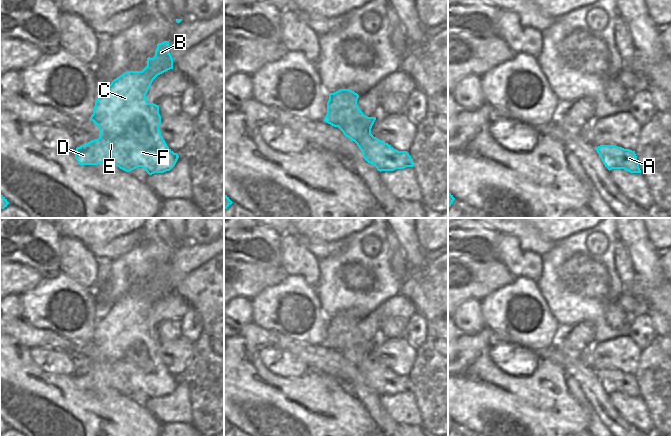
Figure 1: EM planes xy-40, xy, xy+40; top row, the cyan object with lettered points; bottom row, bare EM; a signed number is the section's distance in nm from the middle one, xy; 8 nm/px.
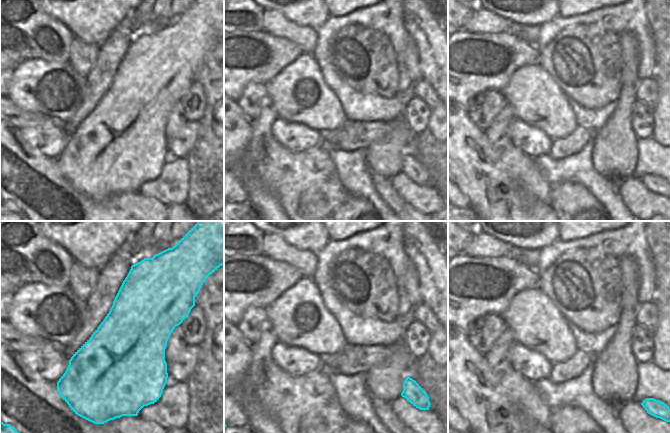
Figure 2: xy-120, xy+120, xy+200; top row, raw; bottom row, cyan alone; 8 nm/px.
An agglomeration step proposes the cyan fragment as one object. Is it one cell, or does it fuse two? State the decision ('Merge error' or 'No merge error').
No merge error

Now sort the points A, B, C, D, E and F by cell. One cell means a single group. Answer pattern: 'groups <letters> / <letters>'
groups A B C D E F

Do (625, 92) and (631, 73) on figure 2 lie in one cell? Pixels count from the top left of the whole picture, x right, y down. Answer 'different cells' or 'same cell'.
different cells

